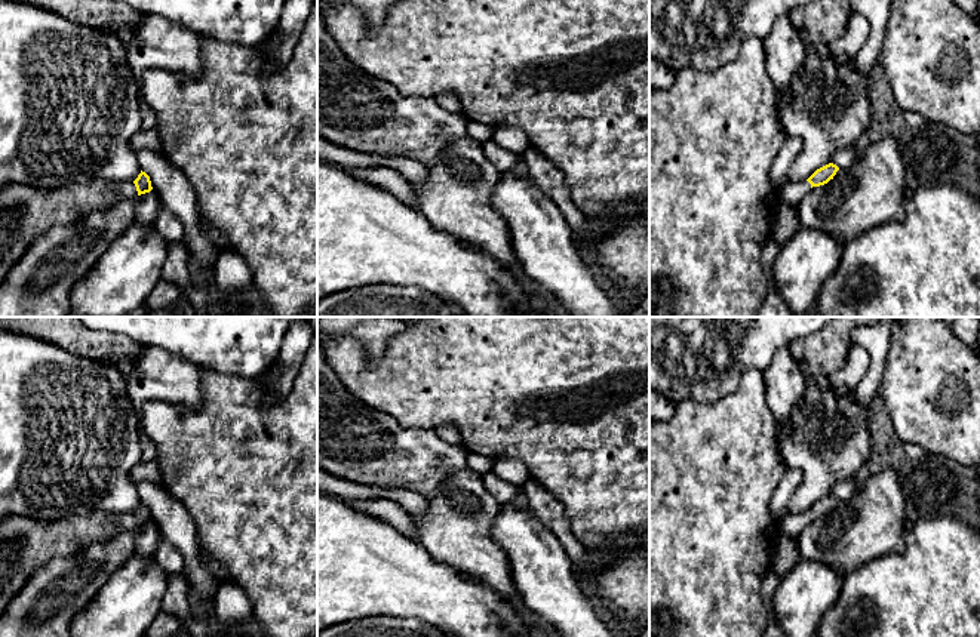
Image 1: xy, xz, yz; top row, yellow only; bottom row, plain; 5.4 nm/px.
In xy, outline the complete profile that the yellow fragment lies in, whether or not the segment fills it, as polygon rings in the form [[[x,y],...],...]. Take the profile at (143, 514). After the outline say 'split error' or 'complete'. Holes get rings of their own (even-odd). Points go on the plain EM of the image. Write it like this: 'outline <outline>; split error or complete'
outline [[[142,502],[133,514],[0,518],[0,616],[28,579],[52,560],[77,556],[93,541],[107,541],[151,521],[150,508]]]; split error

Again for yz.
outline [[[829,495],[820,501],[817,501],[807,513],[790,514],[787,513],[777,524],[777,530],[780,535],[786,535],[792,539],[798,539],[801,532],[807,524],[811,523],[812,518],[820,518],[827,516],[839,499],[833,495]]]; split error

